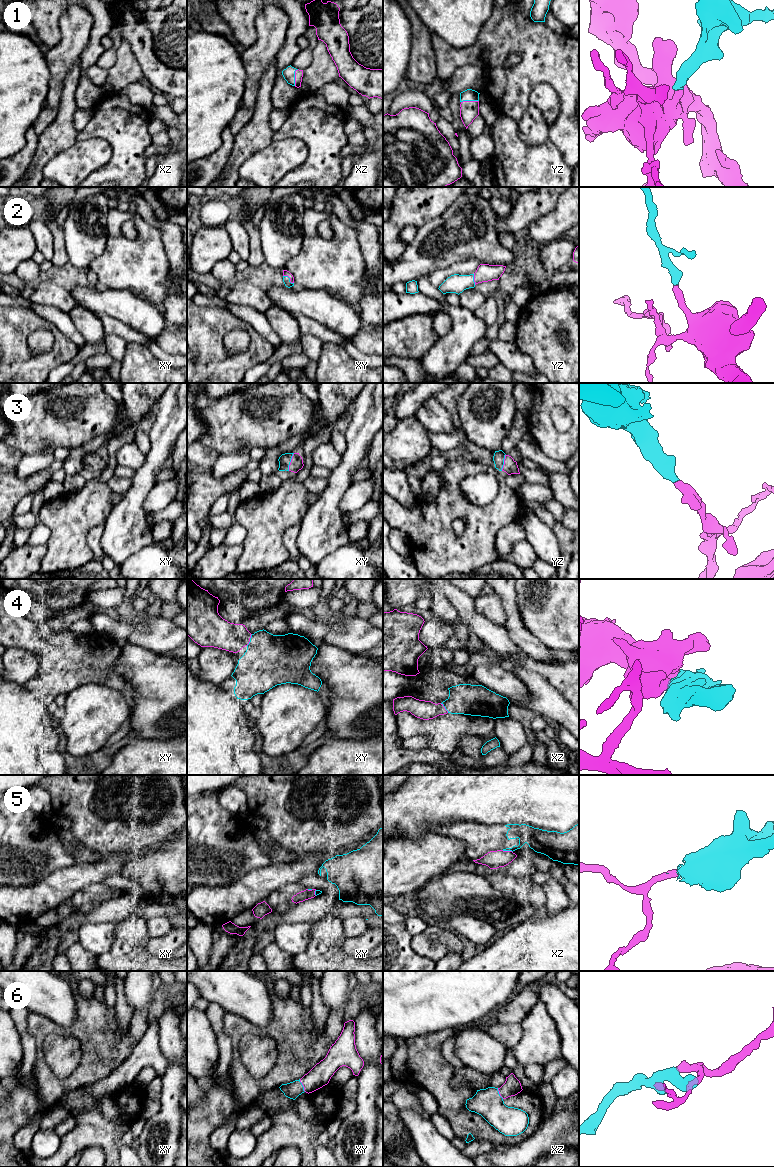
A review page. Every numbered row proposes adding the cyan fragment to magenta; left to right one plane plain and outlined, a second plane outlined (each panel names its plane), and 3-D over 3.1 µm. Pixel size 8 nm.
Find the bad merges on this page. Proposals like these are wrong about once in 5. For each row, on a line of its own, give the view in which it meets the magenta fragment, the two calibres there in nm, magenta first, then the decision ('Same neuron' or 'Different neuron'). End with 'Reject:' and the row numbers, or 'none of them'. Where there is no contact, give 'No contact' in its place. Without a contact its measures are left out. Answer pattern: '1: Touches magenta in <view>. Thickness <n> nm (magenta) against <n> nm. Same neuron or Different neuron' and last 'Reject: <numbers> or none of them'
1: Touches magenta in xz. Thickness 60 nm (magenta) against 100 nm. Same neuron
2: Touches magenta in xy. Thickness 50 nm (magenta) against 60 nm. Same neuron
3: Touches magenta in xy. Thickness 110 nm (magenta) against 100 nm. Same neuron
4: Touches magenta in xy. Thickness 240 nm (magenta) against 420 nm. Same neuron
5: Touches magenta in xz. Thickness 140 nm (magenta) against 160 nm. Different neuron
6: Touches magenta in xy. Thickness 170 nm (magenta) against 140 nm. Same neuron
Reject: 5

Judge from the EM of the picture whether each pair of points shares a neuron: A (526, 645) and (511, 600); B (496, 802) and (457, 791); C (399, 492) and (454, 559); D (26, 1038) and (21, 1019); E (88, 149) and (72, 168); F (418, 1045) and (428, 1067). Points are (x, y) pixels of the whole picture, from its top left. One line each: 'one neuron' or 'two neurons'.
A: one neuron
B: one neuron
C: two neurons
D: one neuron
E: one neuron
F: one neuron

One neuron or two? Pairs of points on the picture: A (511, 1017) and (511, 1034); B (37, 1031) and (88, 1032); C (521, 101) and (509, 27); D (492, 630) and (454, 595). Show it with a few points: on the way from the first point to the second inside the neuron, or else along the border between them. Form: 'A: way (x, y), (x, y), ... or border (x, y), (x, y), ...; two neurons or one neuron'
A: border (497, 1021), (500, 1023), (519, 1023); two neurons
B: way (50, 1029), (75, 1030); one neuron
C: way (522, 83), (522, 78), (525, 75), (525, 45); one neuron
D: way (482, 625), (464, 605); one neuron

